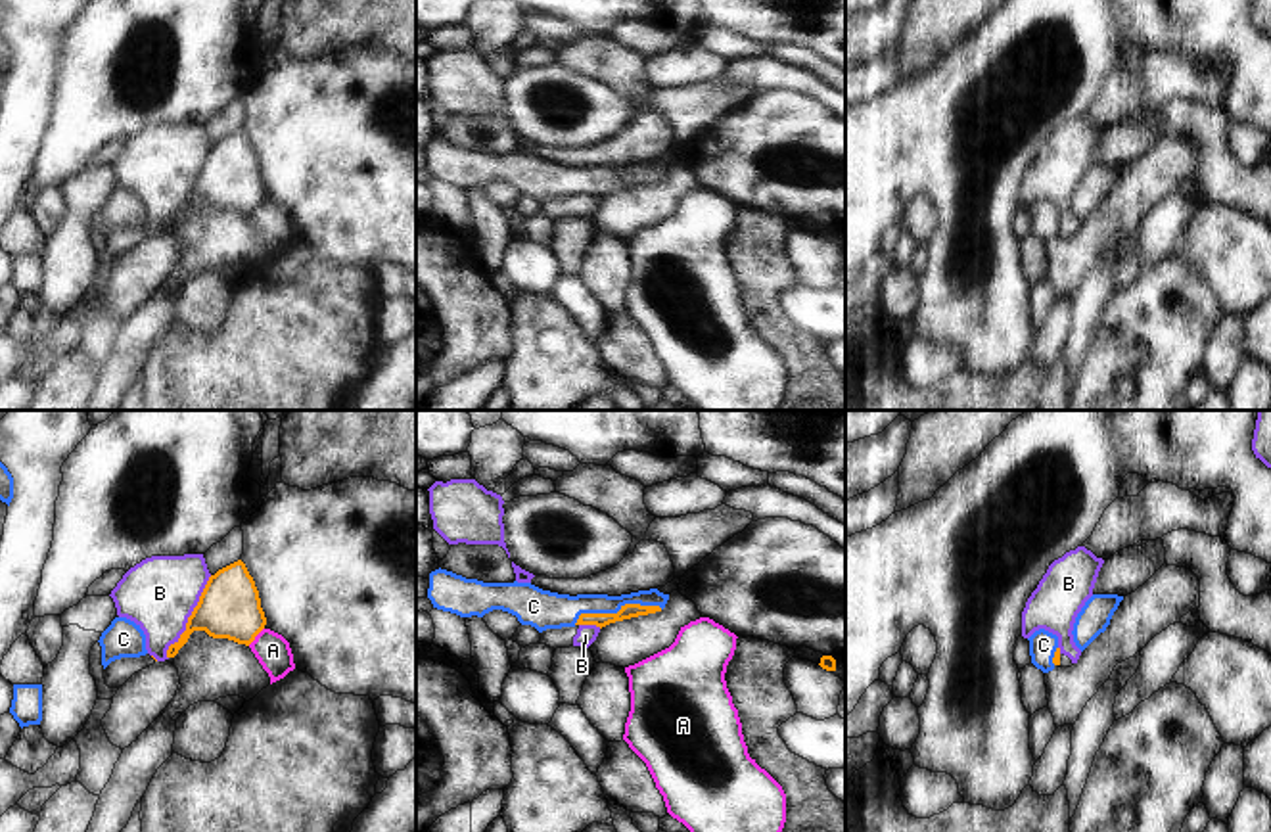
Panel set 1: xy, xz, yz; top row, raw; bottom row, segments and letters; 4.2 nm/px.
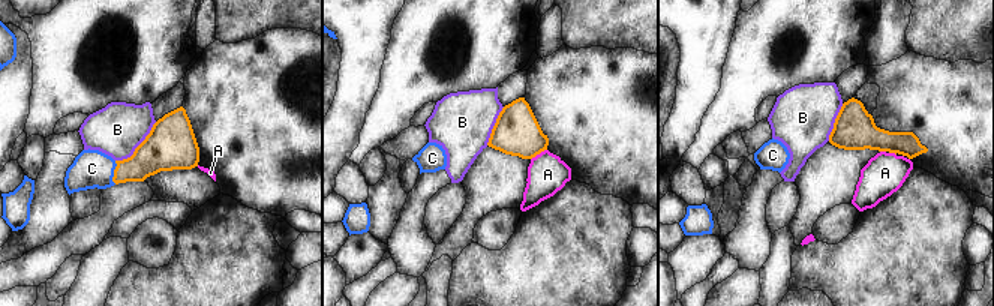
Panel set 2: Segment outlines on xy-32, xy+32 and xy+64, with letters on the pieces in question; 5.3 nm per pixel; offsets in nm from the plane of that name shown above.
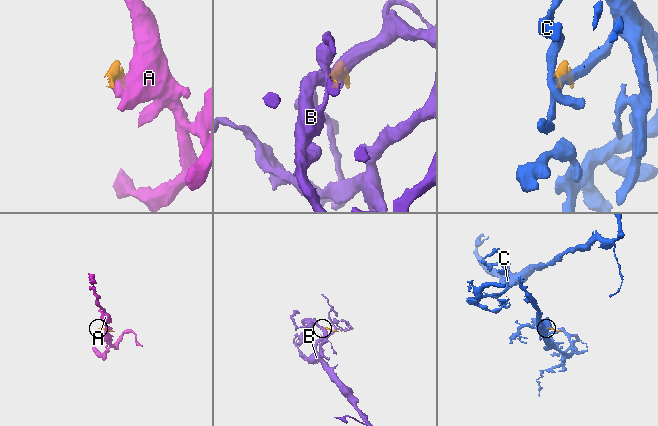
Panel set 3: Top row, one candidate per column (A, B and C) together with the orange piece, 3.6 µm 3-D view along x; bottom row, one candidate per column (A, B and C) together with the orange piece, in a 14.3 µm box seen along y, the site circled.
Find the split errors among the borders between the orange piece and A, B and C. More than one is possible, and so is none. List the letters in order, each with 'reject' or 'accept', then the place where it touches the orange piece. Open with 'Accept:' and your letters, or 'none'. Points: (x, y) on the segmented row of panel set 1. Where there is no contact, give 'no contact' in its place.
Accept: C
A: reject; contact xy (255, 635)
B: reject; contact xy (188, 618)
C: accept; contact xz (618, 612)

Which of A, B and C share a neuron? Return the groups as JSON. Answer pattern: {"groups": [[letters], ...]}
{"groups": [["A"], ["B"], ["C"]]}

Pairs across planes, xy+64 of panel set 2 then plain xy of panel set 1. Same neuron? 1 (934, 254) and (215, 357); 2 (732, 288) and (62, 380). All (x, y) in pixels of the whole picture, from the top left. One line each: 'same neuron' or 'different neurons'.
1: same neuron
2: same neuron

